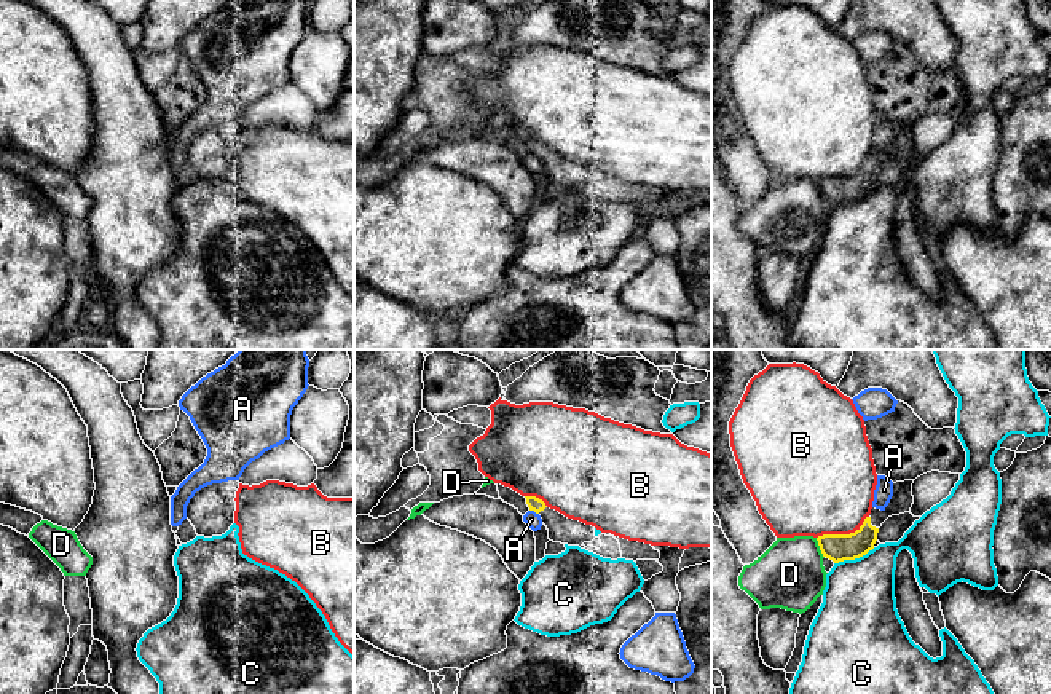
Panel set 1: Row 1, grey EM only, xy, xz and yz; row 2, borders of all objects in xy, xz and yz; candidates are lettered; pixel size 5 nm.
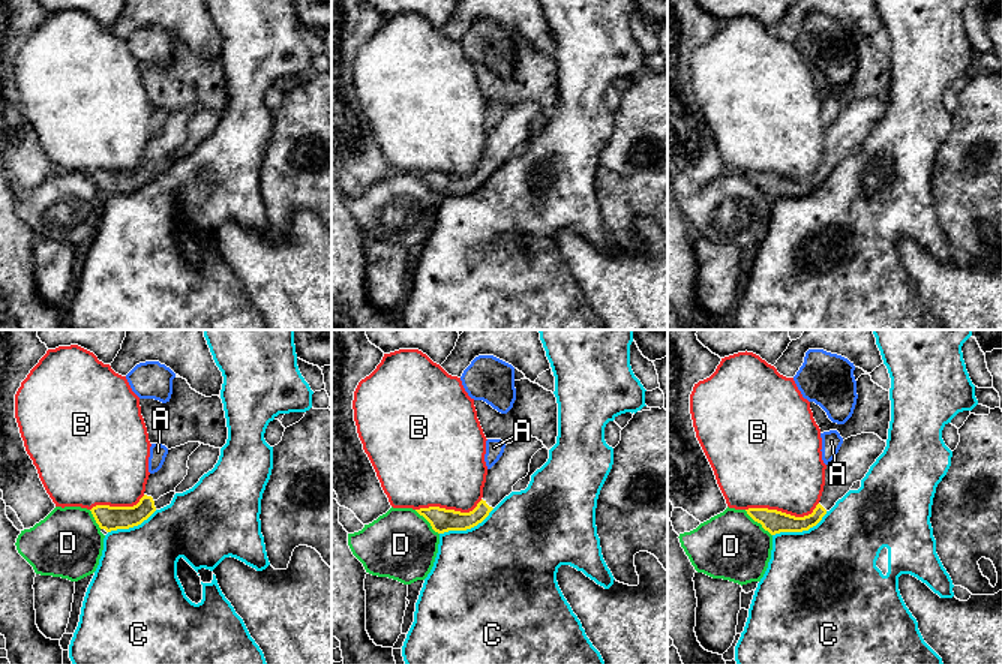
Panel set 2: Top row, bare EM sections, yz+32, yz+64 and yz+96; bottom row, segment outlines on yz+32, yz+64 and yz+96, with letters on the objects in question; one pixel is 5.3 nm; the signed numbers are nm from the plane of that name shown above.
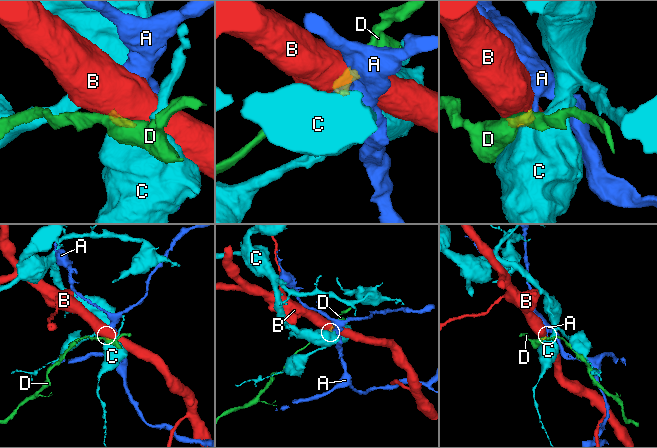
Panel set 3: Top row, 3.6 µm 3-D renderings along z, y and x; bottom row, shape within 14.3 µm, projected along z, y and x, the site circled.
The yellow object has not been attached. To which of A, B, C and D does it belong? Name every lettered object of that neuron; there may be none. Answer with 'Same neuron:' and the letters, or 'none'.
Same neuron: none

